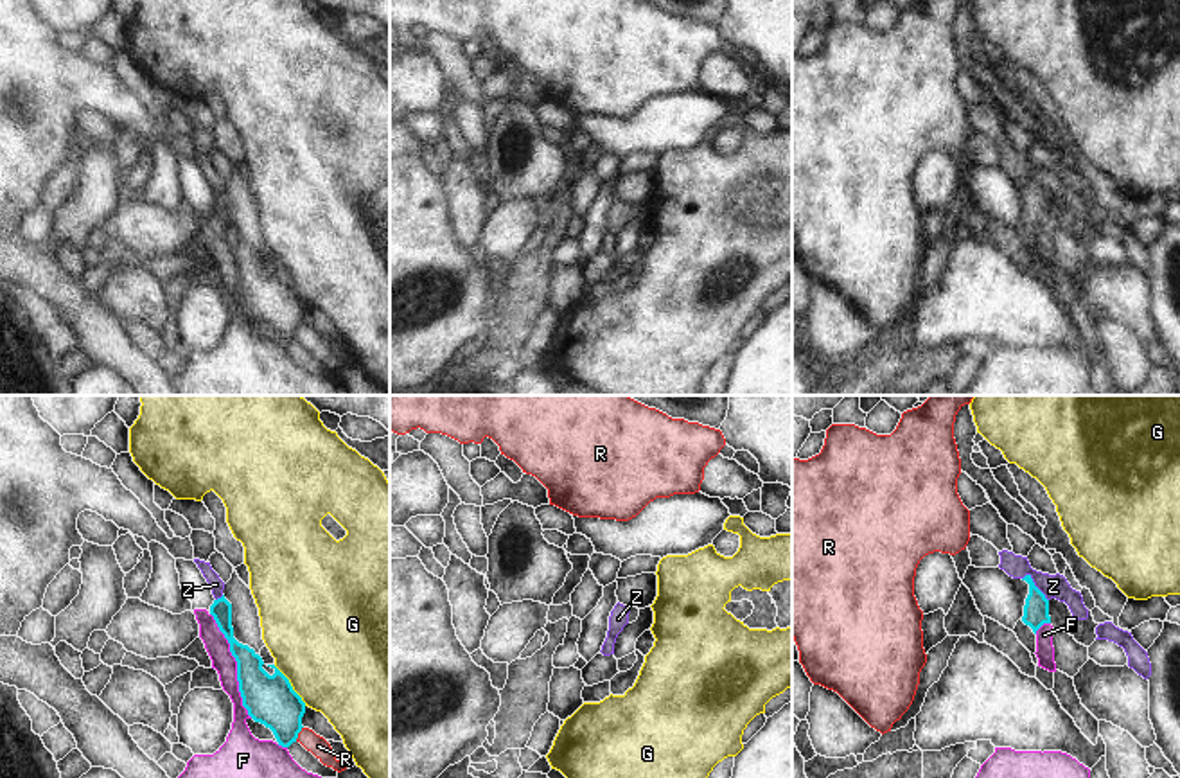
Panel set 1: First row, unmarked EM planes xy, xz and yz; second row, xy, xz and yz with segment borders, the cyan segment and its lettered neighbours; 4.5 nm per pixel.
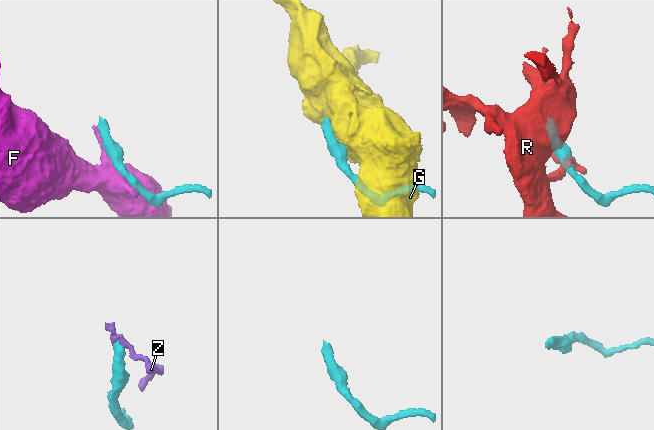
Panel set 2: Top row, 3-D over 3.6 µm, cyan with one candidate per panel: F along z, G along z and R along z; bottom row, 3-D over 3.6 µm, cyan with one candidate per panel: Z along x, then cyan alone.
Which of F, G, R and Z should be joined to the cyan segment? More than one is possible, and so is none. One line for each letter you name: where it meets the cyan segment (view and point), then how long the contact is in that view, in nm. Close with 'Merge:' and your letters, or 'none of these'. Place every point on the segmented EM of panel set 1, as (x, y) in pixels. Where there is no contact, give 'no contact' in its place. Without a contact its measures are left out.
Z: meets cyan in yz at (1037, 588); contact 160 nm long
Merge: Z

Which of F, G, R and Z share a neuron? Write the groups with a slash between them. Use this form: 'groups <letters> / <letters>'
groups F / G / R / Z

